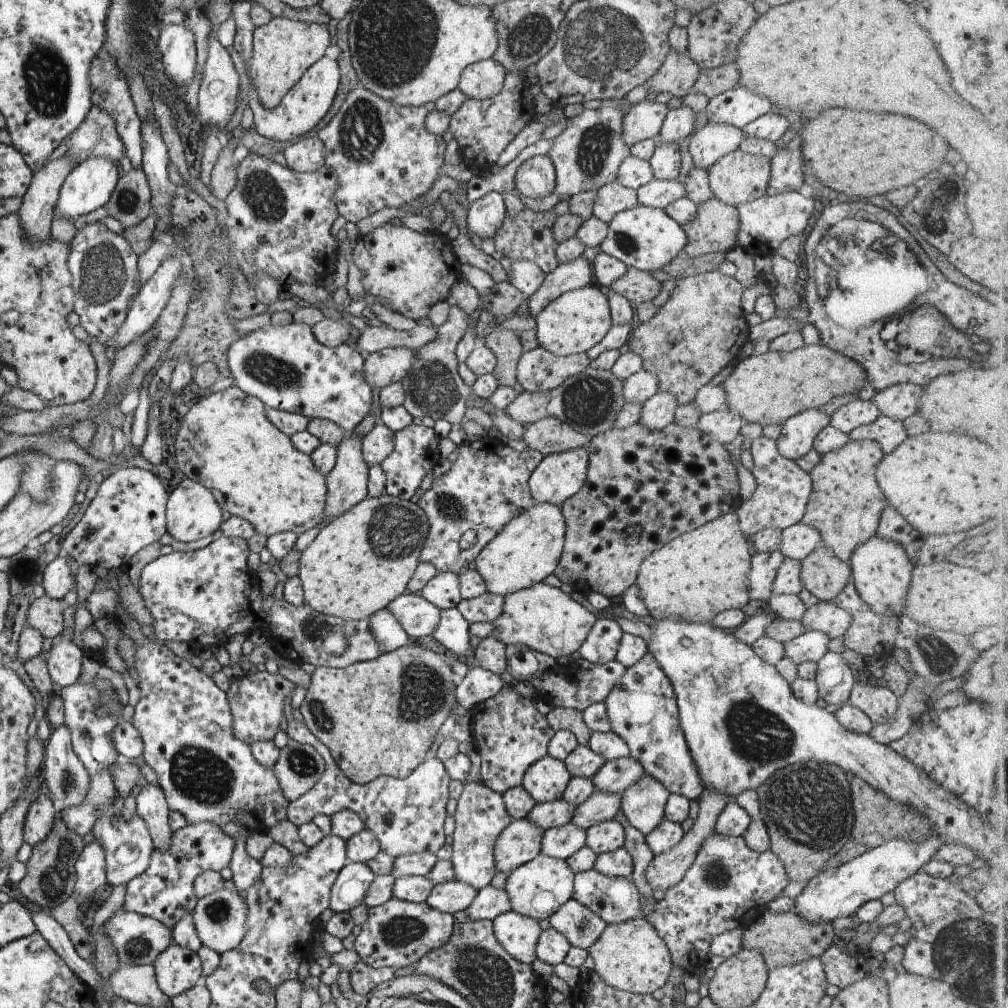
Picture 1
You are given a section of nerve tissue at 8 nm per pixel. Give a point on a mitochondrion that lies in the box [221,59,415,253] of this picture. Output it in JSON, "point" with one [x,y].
{"point":[361,131]}

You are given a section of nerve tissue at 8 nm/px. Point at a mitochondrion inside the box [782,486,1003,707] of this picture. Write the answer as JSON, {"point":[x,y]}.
{"point":[937,654]}

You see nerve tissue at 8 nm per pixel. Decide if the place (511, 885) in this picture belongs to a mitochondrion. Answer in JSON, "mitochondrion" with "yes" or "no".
{"mitochondrion":"no"}

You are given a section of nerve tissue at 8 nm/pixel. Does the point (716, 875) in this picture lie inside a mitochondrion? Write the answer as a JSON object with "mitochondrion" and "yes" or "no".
{"mitochondrion":"yes"}

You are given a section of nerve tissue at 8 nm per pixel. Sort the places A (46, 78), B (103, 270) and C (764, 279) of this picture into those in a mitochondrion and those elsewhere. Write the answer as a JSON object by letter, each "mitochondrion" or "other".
{"A":"mitochondrion","B":"mitochondrion","C":"other"}

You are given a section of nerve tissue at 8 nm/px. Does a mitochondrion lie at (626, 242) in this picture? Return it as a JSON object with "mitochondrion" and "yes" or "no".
{"mitochondrion":"yes"}

